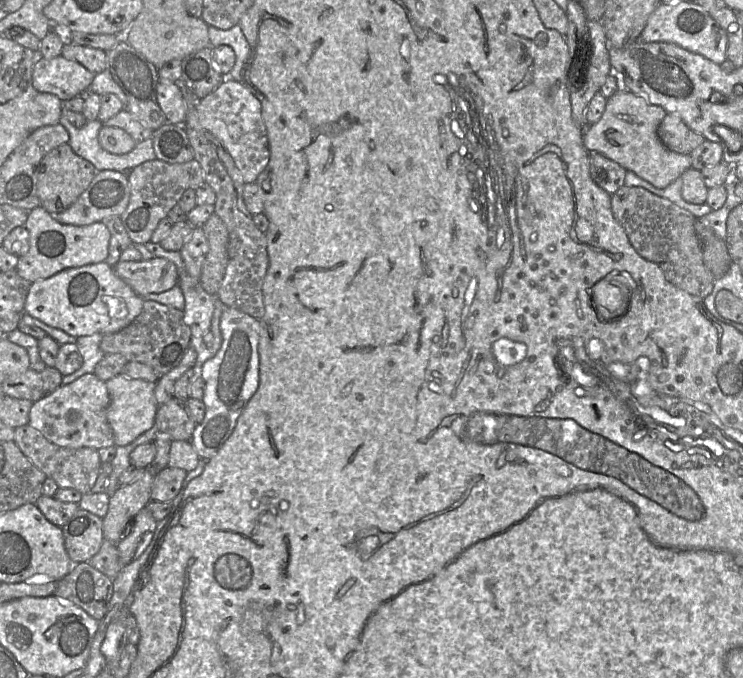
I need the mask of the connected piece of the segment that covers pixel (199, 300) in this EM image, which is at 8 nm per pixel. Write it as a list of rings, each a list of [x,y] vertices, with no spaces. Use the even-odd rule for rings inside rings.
[[[151,241],[144,244],[145,247],[156,257],[165,258],[171,262],[173,262],[178,270],[179,274],[179,282],[178,285],[182,289],[184,298],[185,298],[185,308],[183,310],[184,313],[184,321],[191,331],[191,346],[195,349],[197,353],[196,364],[194,367],[200,369],[202,365],[212,358],[218,349],[221,347],[222,337],[220,331],[220,319],[224,309],[227,307],[222,302],[217,300],[217,296],[211,295],[207,293],[200,282],[193,282],[193,279],[187,274],[184,268],[184,261],[182,259],[180,251],[168,251],[162,248],[159,243],[153,243]],[[211,331],[214,336],[214,343],[212,344],[212,348],[208,348],[206,344],[204,344],[203,338],[204,335]]]

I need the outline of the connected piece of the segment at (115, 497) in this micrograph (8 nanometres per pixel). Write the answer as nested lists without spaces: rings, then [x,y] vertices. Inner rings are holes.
[[[146,468],[139,479],[122,485],[110,496],[109,509],[103,517],[105,540],[116,545],[129,534],[136,515],[152,500],[155,475],[152,468]]]

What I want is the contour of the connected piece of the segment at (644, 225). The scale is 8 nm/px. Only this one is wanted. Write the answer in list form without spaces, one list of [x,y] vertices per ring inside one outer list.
[[[626,185],[611,196],[611,209],[617,221],[625,229],[629,241],[637,253],[644,259],[659,265],[671,284],[701,299],[712,293],[715,278],[704,264],[702,246],[694,227],[696,218],[689,211],[642,187]]]

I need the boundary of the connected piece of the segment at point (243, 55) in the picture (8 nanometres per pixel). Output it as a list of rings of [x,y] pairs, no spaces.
[[[239,24],[227,30],[209,26],[208,34],[212,47],[228,45],[234,50],[235,64],[225,77],[234,81],[242,81],[244,66],[250,58],[250,46]]]

